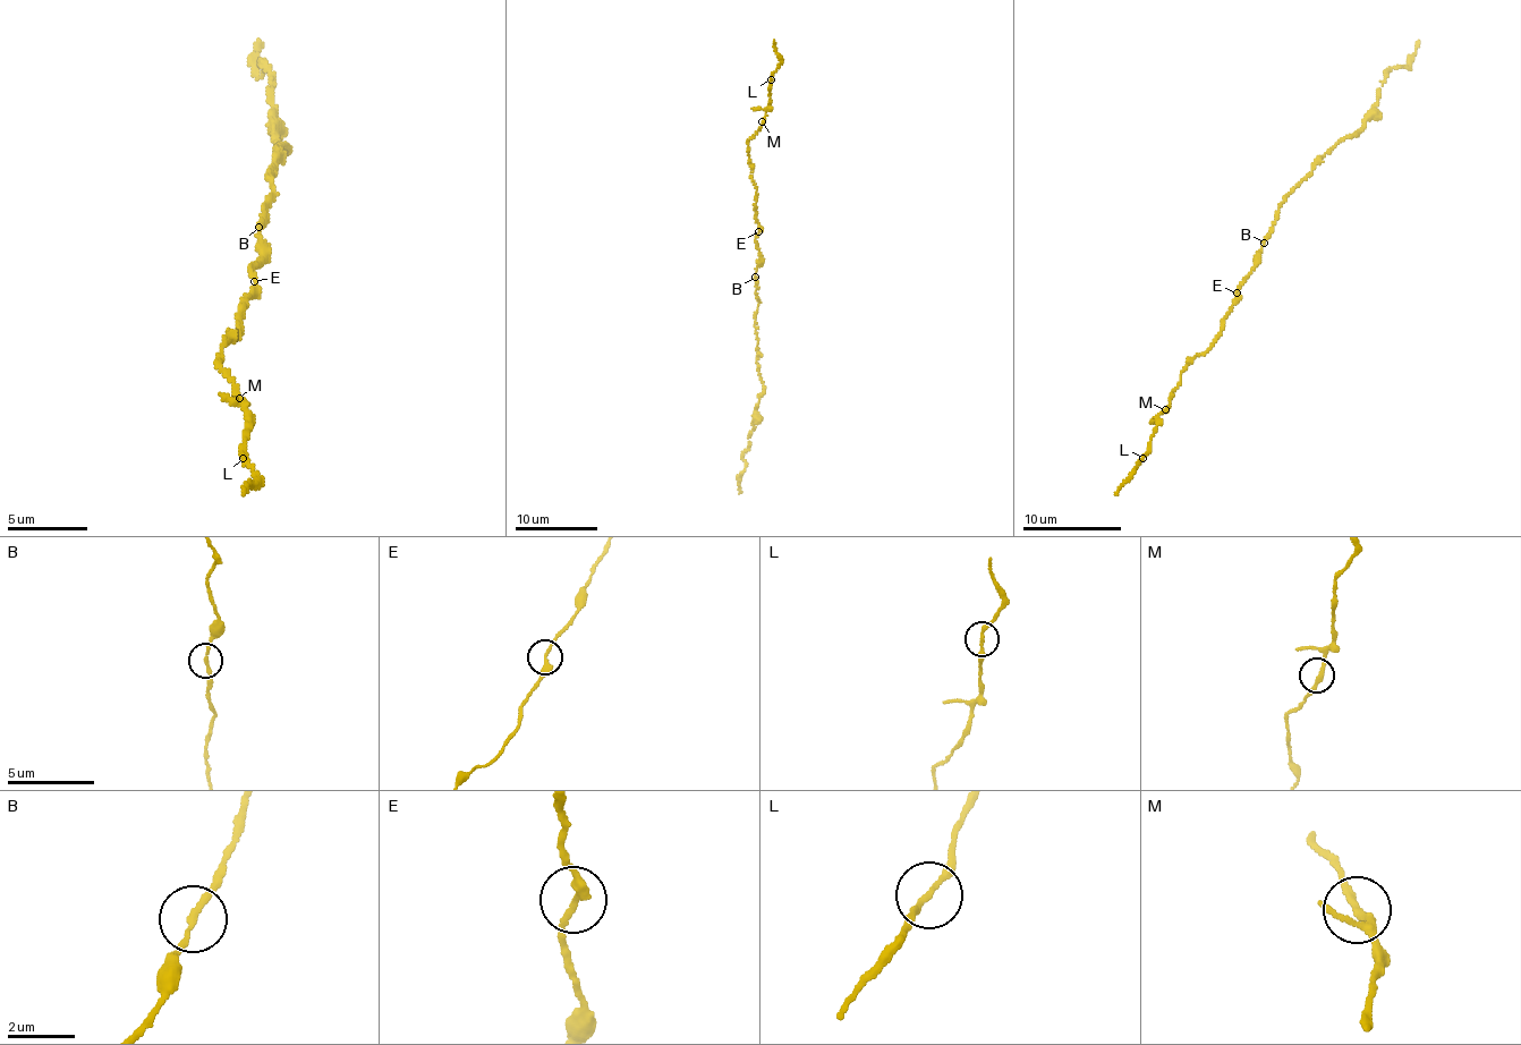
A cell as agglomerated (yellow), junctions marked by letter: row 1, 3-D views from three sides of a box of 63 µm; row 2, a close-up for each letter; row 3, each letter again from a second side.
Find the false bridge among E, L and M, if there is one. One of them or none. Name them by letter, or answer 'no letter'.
no letter

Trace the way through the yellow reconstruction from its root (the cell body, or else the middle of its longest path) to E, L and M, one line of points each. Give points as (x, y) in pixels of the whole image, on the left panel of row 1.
E: (261, 254), (262, 265), (253, 268), (251, 272), (256, 281)
L: (261, 254), (251, 272), (256, 295), (239, 307), (241, 334), (221, 346), (219, 363), (251, 421), (243, 458)
M: (261, 254), (262, 265), (251, 272), (256, 295), (239, 307), (241, 334), (221, 346), (219, 363), (239, 398)

